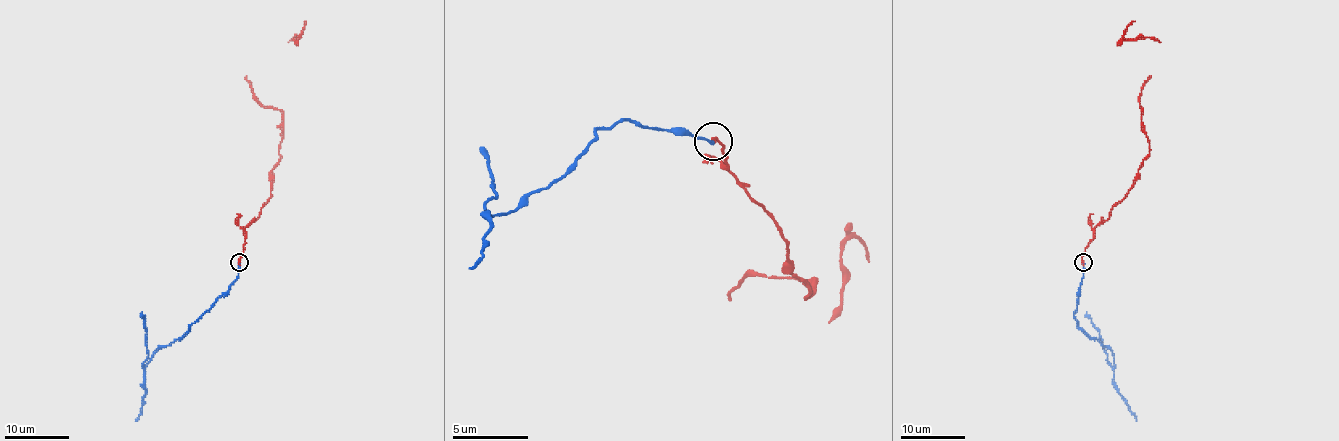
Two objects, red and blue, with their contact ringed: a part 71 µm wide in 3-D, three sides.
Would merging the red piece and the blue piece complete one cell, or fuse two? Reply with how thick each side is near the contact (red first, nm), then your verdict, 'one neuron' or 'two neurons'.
calibres 200 and 130 nm; one neuron

